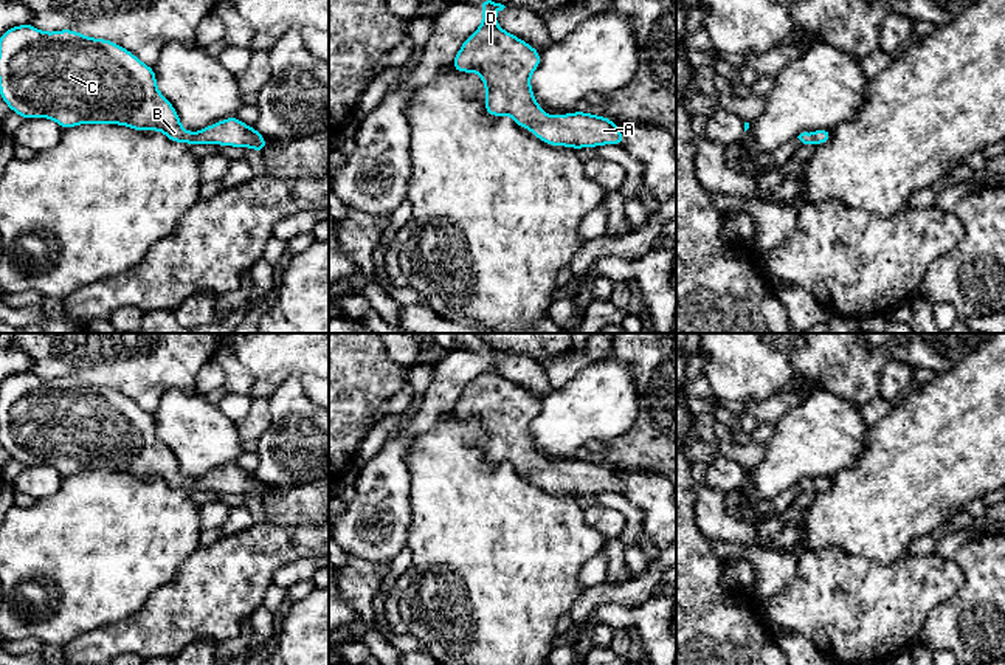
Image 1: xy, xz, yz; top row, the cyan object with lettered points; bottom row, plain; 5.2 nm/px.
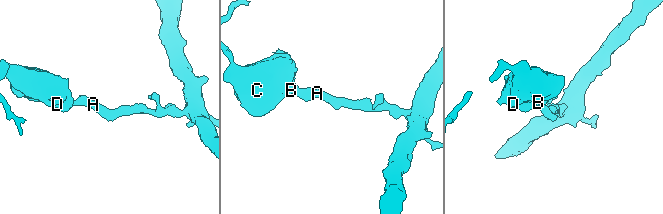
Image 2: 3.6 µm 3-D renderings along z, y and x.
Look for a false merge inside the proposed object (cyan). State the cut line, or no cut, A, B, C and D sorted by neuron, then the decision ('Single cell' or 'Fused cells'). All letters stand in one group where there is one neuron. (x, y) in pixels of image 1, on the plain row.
No split. Groups: A B C D. Single cell

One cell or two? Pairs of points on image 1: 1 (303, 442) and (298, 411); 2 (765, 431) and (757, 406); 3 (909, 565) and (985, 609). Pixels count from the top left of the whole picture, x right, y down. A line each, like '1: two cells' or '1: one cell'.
1: one cell
2: one cell
3: two cells

